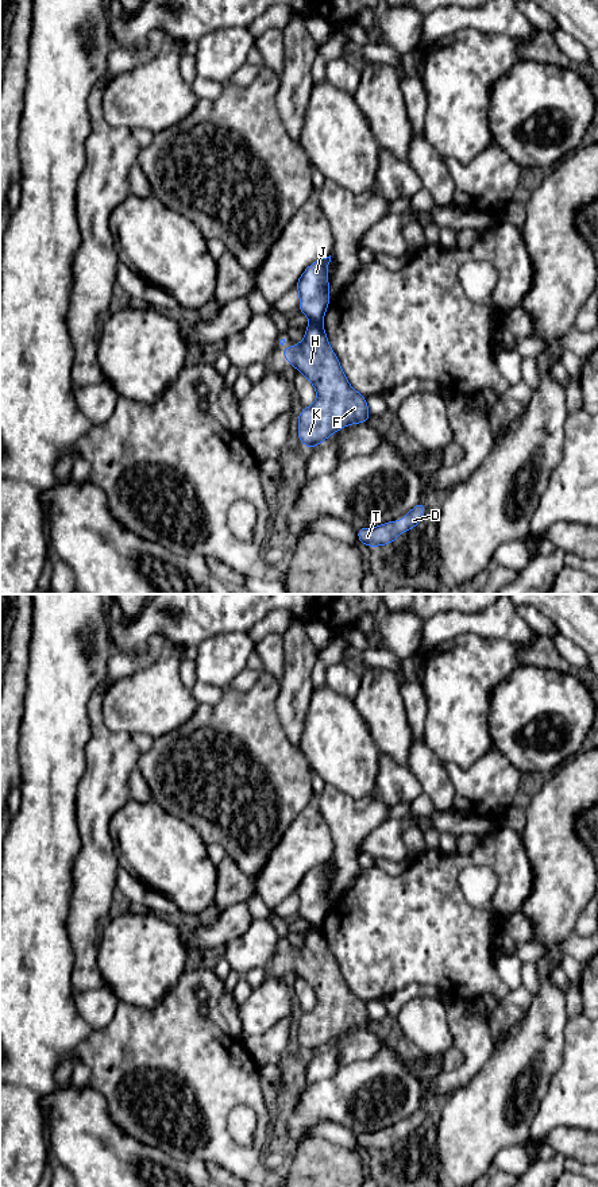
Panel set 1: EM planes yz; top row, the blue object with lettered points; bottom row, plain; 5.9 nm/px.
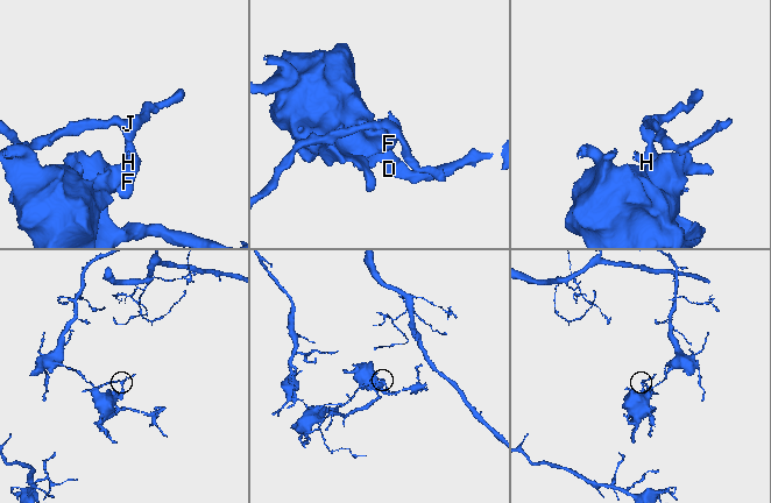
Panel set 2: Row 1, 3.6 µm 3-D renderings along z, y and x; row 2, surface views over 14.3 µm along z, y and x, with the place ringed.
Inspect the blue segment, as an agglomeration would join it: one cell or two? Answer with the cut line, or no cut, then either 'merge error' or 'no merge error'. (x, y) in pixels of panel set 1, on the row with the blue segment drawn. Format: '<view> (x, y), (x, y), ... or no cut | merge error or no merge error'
yz (312, 320), (320, 322) | merge error

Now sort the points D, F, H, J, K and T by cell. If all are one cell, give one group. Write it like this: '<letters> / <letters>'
D F H K T / J

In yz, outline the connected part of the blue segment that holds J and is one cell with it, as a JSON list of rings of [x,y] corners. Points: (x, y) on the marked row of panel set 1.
[[[331,255],[313,262],[296,284],[300,292],[300,313],[312,321],[321,321],[329,304],[328,277],[325,274]]]

